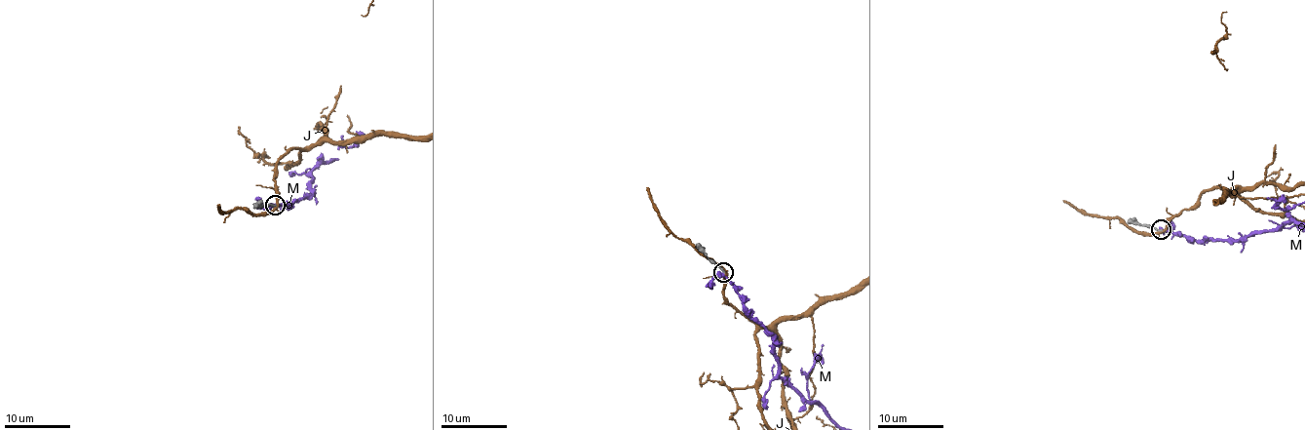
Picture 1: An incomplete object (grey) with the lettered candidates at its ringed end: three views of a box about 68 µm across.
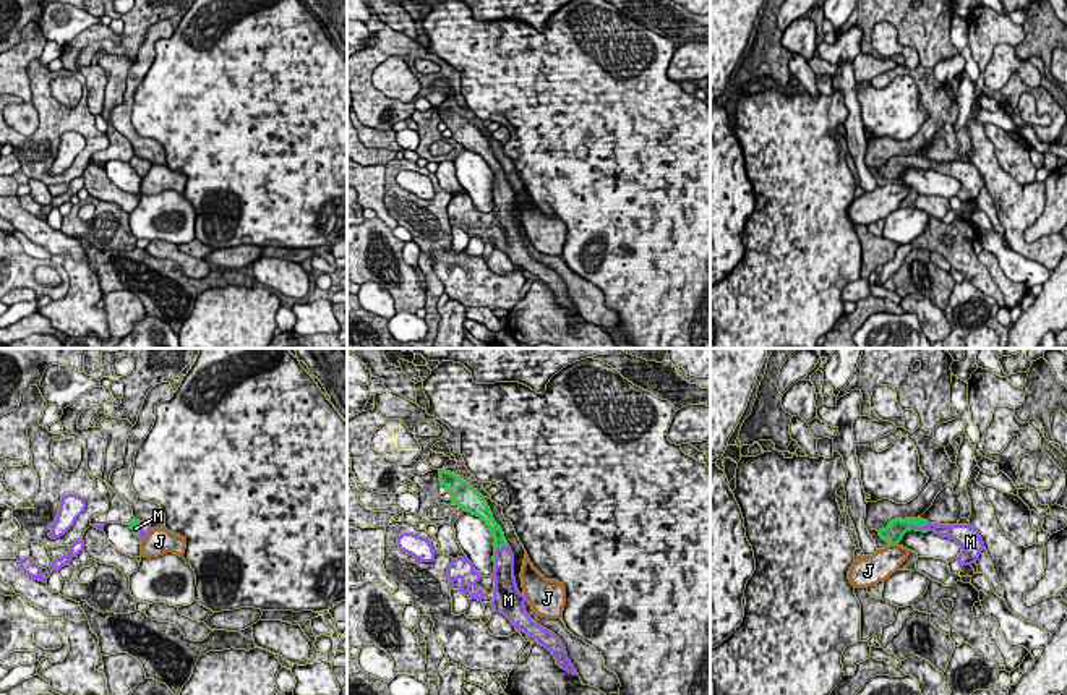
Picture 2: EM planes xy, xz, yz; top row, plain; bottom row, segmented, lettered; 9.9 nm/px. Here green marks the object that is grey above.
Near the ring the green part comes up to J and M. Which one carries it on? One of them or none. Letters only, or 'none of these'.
M

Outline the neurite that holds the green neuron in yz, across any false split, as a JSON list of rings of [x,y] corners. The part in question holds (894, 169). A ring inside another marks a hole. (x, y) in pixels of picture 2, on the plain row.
[[[895,156],[889,159],[889,162],[882,167],[879,167],[879,173],[890,180],[890,181],[898,181],[906,168],[934,168],[939,173],[955,177],[962,190],[958,191],[957,198],[962,203],[971,203],[978,198],[981,188],[984,186],[984,180],[976,168],[973,162],[937,162],[937,160],[929,160],[928,157],[923,156]]]

